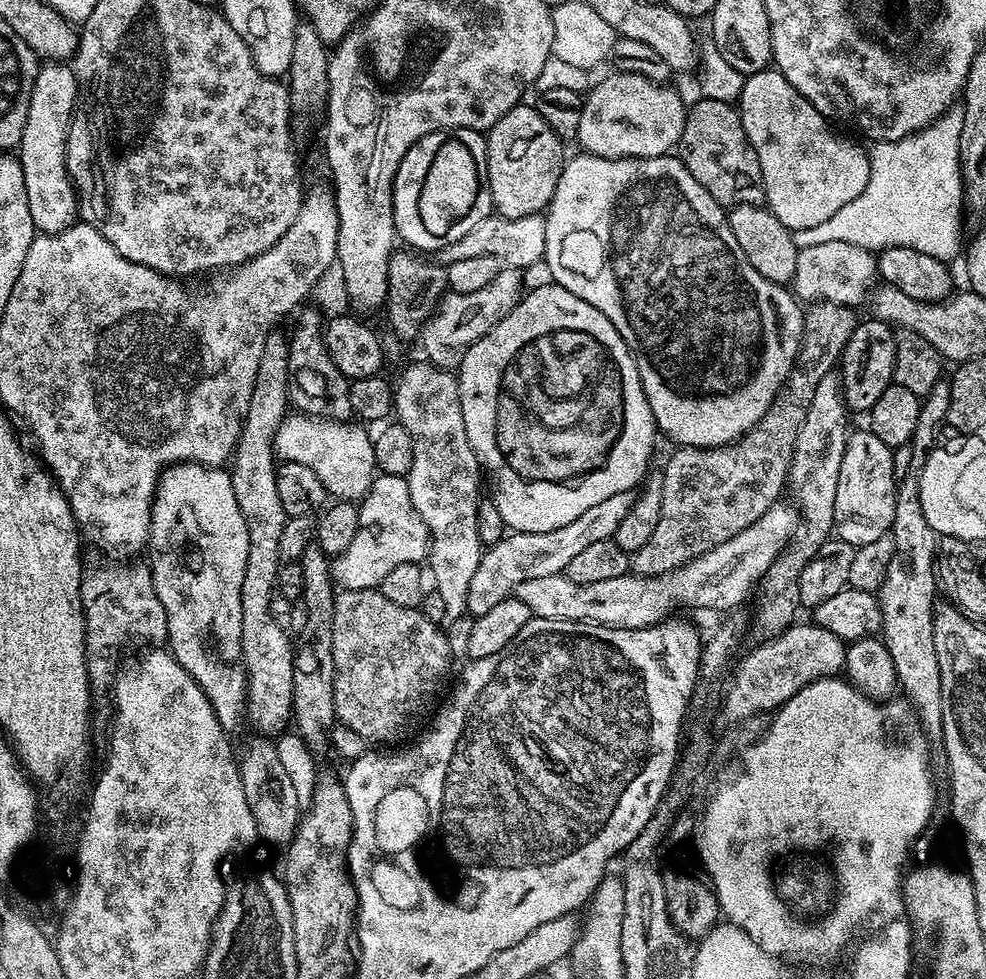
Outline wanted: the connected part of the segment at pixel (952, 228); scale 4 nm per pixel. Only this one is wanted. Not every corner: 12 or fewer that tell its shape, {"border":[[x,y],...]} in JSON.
{"border":[[963,107],[873,143],[854,202],[797,249],[962,252]]}

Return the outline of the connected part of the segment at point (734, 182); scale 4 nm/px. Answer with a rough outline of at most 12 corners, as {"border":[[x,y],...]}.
{"border":[[727,100],[688,108],[686,170],[722,206],[763,205],[758,154]]}

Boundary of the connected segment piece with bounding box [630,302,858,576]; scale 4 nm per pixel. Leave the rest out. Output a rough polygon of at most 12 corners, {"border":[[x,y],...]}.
{"border":[[804,313],[770,410],[721,448],[675,449],[662,514],[630,556],[661,576],[758,522],[785,495],[818,382],[858,323]]}

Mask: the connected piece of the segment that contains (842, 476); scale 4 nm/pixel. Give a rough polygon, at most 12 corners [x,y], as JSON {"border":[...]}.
{"border":[[853,431],[838,470],[834,532],[855,549],[889,535],[893,449]]}

